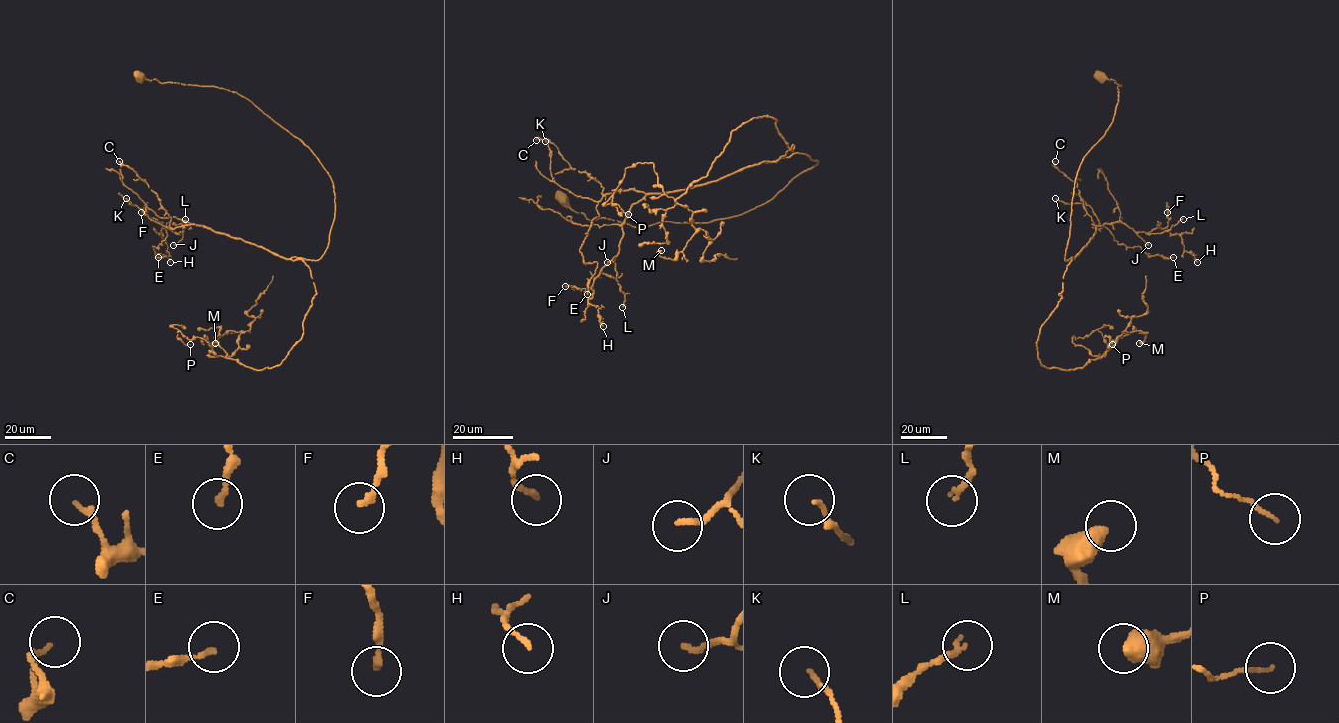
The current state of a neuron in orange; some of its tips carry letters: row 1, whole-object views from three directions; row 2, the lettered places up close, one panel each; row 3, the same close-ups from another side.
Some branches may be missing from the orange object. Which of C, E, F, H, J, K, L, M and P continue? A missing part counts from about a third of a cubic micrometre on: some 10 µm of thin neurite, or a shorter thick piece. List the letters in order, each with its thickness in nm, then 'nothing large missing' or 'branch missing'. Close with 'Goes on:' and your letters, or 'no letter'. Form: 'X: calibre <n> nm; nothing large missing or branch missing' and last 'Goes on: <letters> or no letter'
C: calibre 170 nm; nothing large missing
E: calibre 170 nm; nothing large missing
F: calibre 170 nm; nothing large missing
H: calibre 140 nm; nothing large missing
J: calibre 170 nm; nothing large missing
K: calibre 120 nm; nothing large missing
L: calibre 180 nm; nothing large missing
M: calibre 480 nm; nothing large missing
P: calibre 120 nm; nothing large missing
Goes on: no letter

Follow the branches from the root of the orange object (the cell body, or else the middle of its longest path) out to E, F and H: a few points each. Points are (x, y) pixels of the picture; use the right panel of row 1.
E: (1099, 76), (1121, 86), (1112, 122), (1077, 172), (1065, 259), (1089, 242), (1093, 224), (1149, 257), (1173, 257)
F: (1099, 76), (1121, 86), (1077, 172), (1065, 259), (1098, 226), (1149, 232), (1167, 212)
H: (1099, 76), (1121, 86), (1112, 122), (1077, 172), (1065, 259), (1098, 226), (1122, 222), (1179, 234), (1197, 262)

